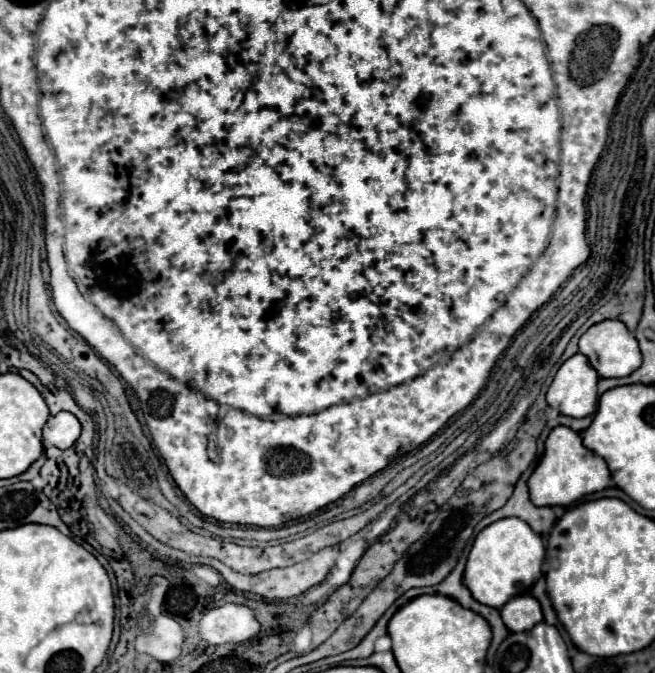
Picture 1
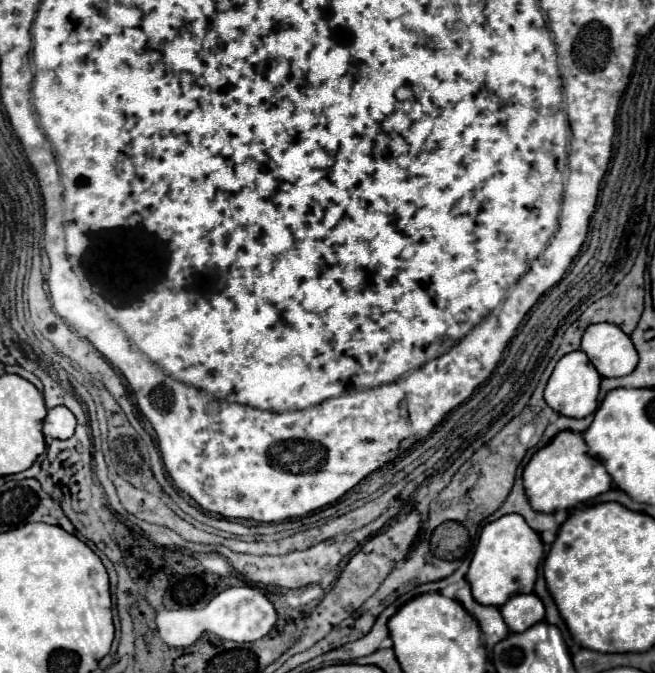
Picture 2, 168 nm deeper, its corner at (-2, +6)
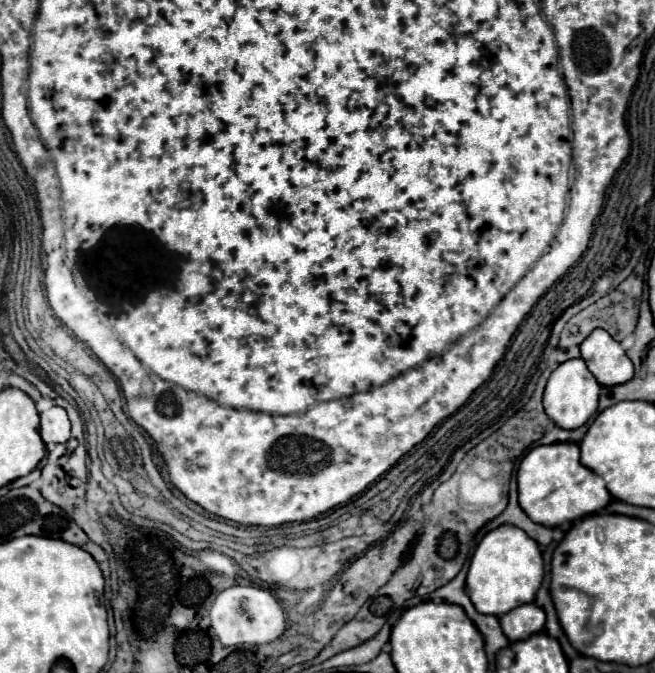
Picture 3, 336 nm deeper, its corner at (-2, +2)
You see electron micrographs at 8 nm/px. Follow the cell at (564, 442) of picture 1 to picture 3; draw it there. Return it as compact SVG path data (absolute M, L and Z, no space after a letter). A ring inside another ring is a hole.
M553 443L531 449L517 469L519 505L527 511L529 519L545 527L561 527L563 523L583 519L605 509L611 495L599 475L579 463L577 443Z

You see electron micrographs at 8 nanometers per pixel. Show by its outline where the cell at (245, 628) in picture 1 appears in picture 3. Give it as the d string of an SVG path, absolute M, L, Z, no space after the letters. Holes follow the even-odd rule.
M229 587L221 591L211 607L211 627L223 645L261 645L275 641L285 631L285 613L277 599L261 587Z

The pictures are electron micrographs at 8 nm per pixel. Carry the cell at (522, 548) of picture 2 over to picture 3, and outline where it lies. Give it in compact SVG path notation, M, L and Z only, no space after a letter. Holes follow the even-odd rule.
M503 525L489 531L477 545L467 573L467 593L479 613L501 617L511 607L519 607L519 603L533 603L541 581L543 559L539 545L525 531L519 531L519 527Z

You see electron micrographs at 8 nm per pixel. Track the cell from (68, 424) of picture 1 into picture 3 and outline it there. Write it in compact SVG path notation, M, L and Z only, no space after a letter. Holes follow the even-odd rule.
M51 407L41 413L41 439L45 443L65 443L69 433L71 425L63 407Z

